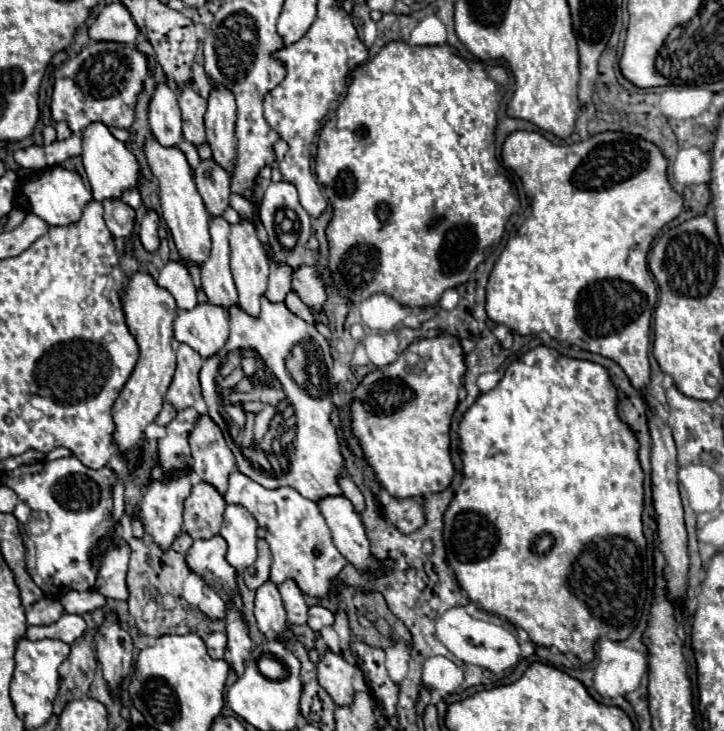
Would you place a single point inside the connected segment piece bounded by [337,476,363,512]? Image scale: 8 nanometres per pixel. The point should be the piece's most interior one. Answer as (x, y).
(349, 489)

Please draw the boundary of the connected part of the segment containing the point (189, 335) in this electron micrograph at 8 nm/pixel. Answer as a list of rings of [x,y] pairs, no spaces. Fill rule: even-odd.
[[[211,302],[197,304],[191,310],[179,310],[175,320],[175,340],[189,344],[203,358],[213,356],[225,346],[229,336],[229,322],[225,320],[225,308]]]

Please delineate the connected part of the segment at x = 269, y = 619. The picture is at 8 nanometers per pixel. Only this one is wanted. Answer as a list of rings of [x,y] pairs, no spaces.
[[[269,580],[265,582],[255,596],[255,618],[259,624],[259,632],[267,640],[281,640],[283,646],[293,652],[301,662],[301,674],[307,674],[315,668],[315,664],[309,660],[305,646],[295,638],[287,624],[287,614],[283,608],[283,600],[277,592],[277,586]]]

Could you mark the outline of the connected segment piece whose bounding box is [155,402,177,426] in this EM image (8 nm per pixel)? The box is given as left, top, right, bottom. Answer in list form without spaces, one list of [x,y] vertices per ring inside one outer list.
[[[163,402],[163,410],[161,410],[159,416],[155,418],[155,422],[157,422],[159,426],[167,426],[167,424],[175,418],[175,414],[177,414],[177,410],[175,410],[169,402]]]

